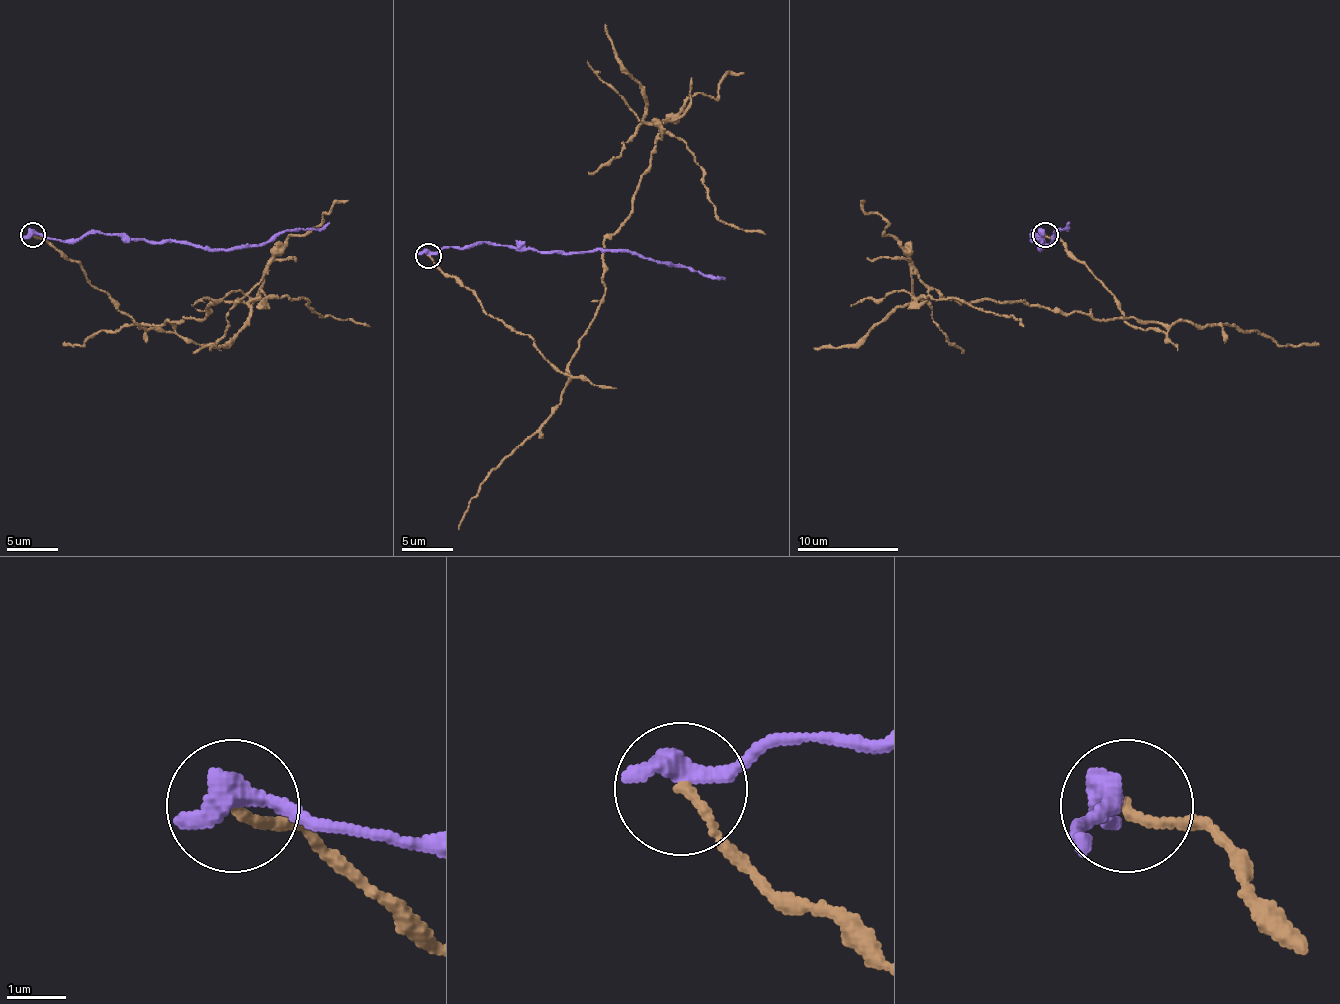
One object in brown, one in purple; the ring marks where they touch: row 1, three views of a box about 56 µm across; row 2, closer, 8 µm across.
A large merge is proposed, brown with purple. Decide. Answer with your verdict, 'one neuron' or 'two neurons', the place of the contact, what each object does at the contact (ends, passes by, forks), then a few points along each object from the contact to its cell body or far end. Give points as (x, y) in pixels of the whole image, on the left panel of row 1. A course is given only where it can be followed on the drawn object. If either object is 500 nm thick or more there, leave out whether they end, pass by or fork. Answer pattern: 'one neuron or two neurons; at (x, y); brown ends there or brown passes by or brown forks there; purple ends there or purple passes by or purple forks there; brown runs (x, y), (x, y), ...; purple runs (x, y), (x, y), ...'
two neurons; at (32, 235); brown runs (33, 235), (145, 329), (252, 301), (260, 289), (267, 301), (305, 299), (318, 314), (369, 327); purple runs (33, 235), (76, 240), (84, 235), (127, 235), (234, 248), (262, 245), (288, 230), (323, 228), (328, 222)

